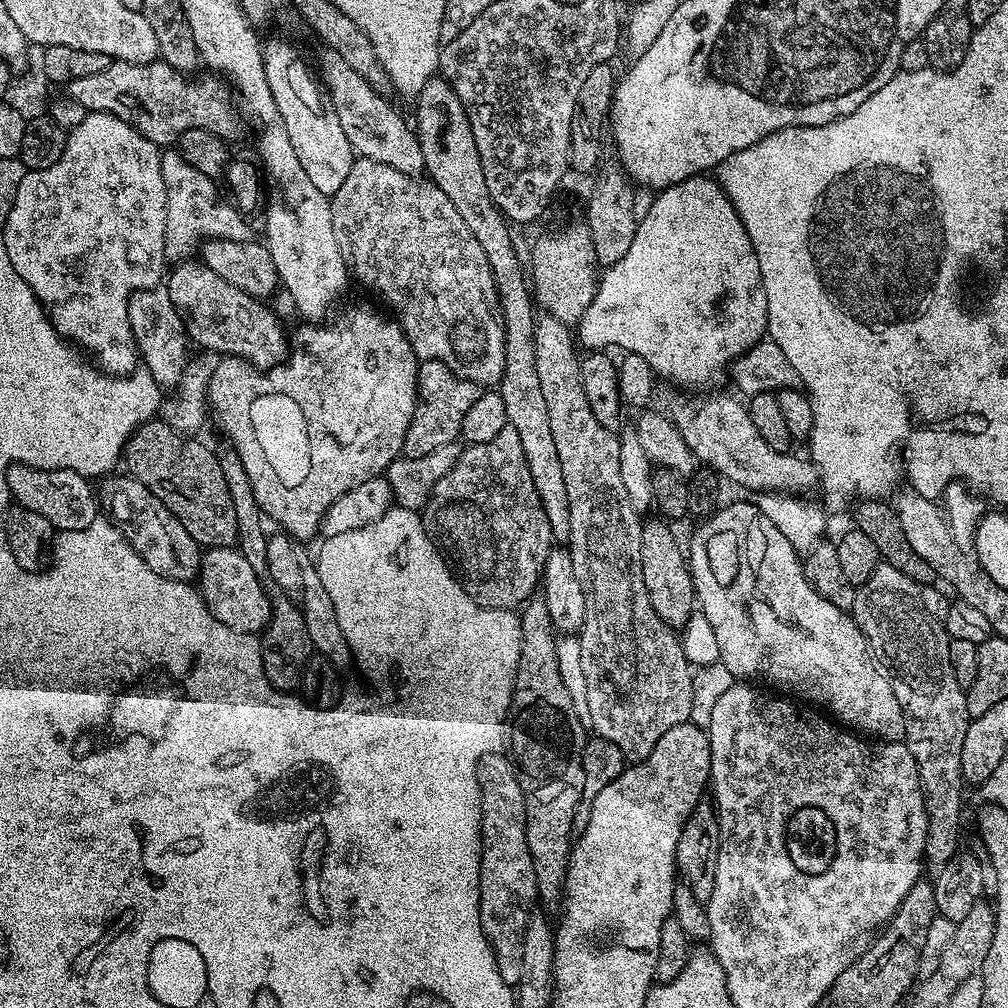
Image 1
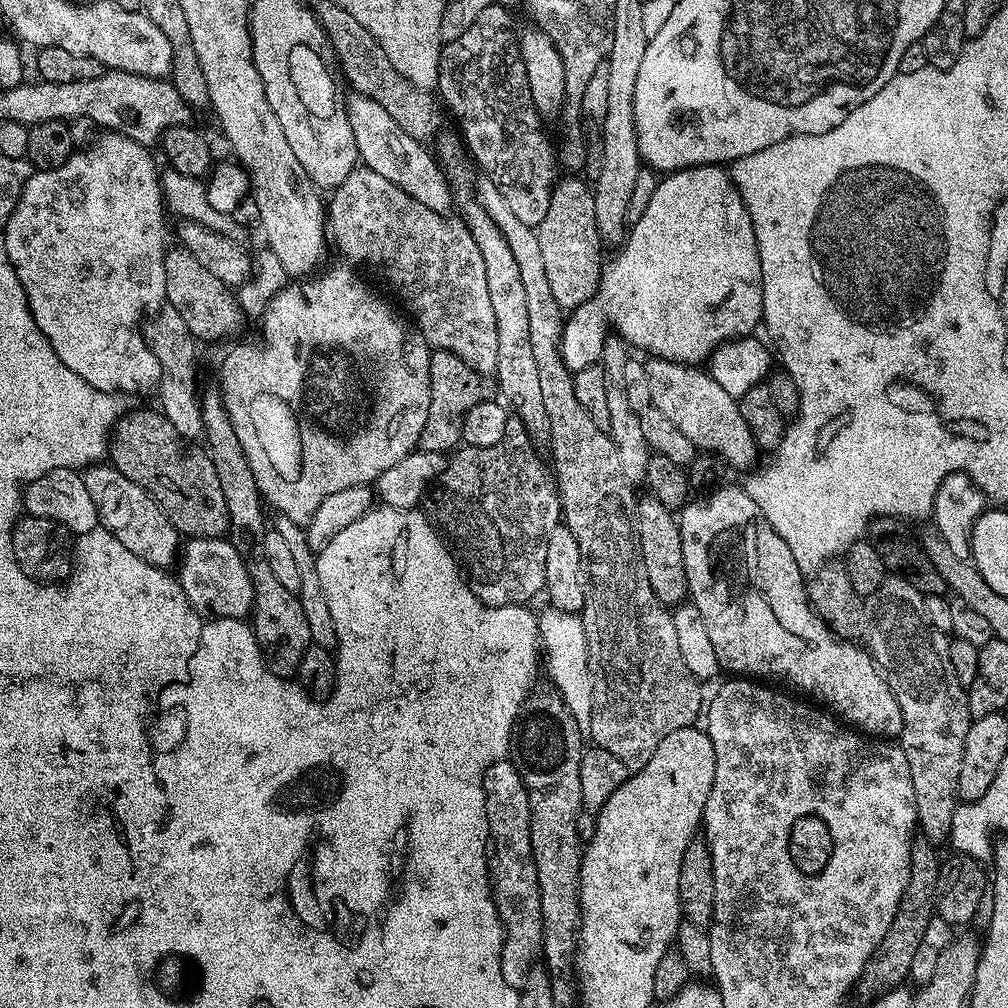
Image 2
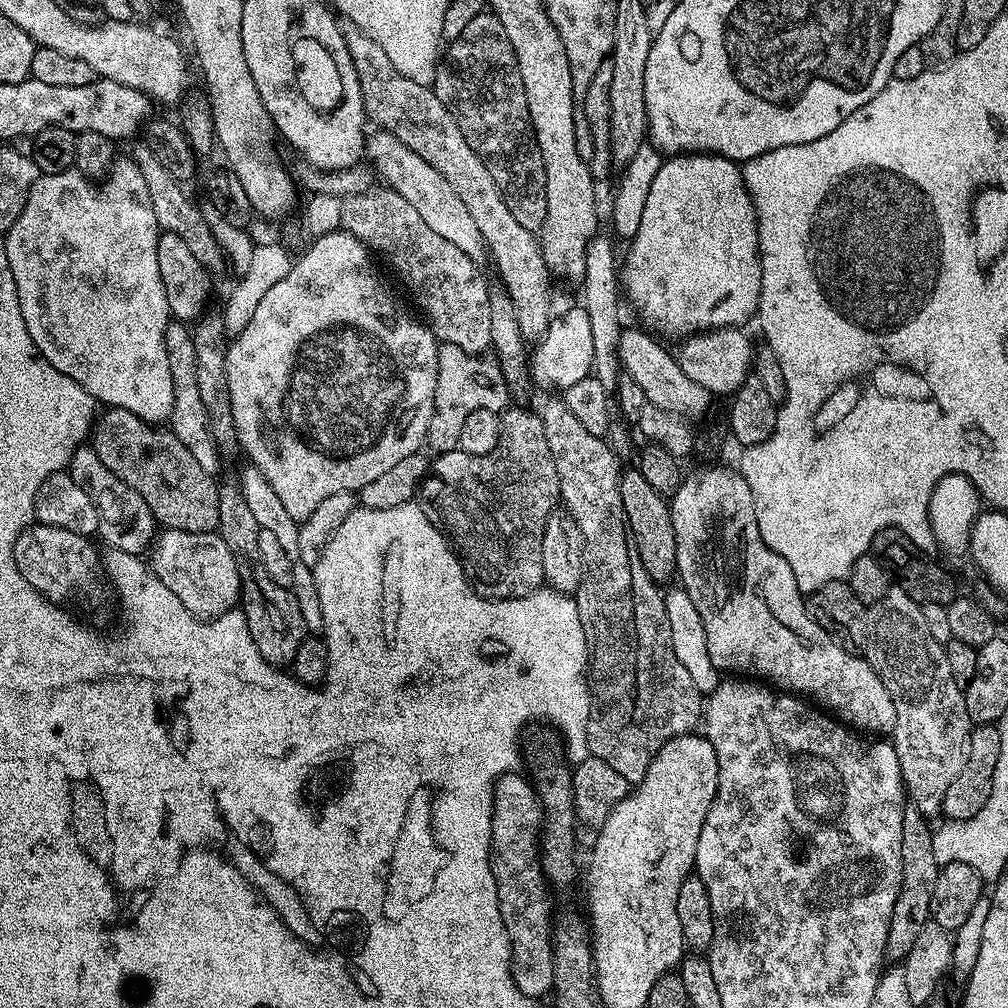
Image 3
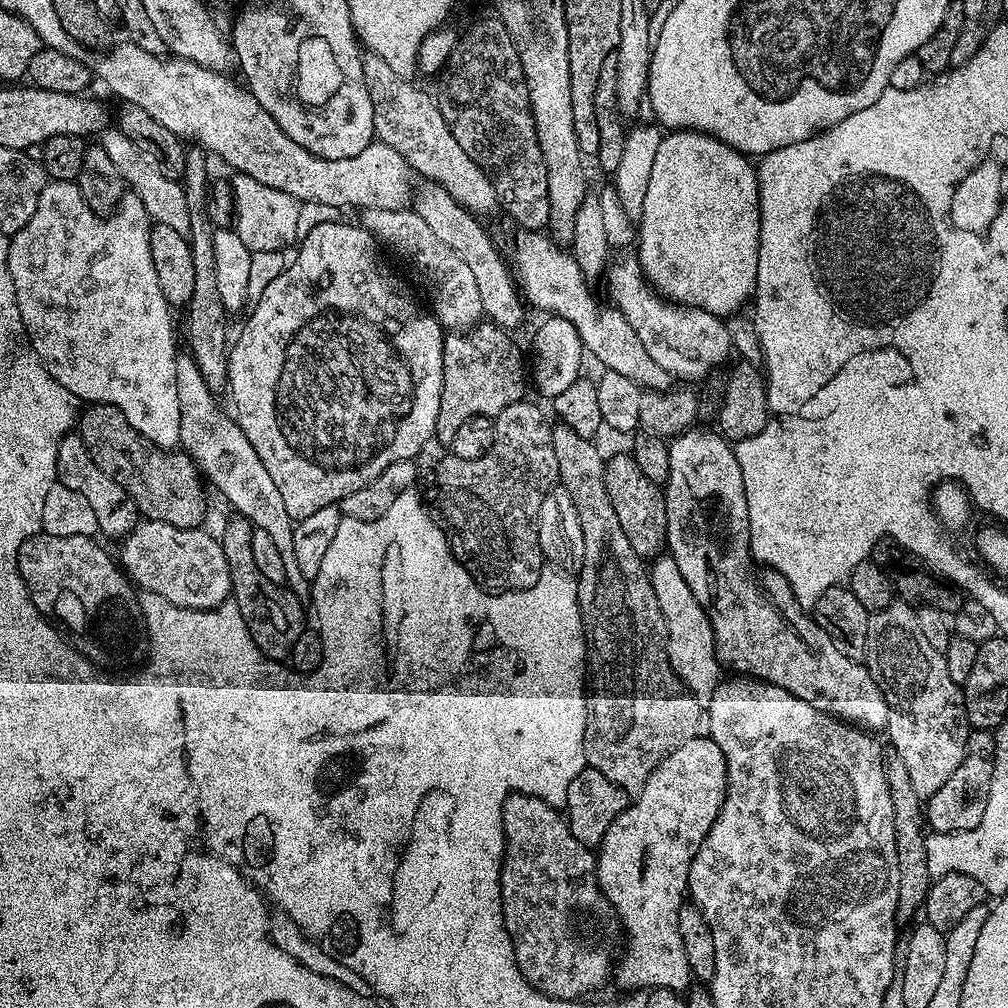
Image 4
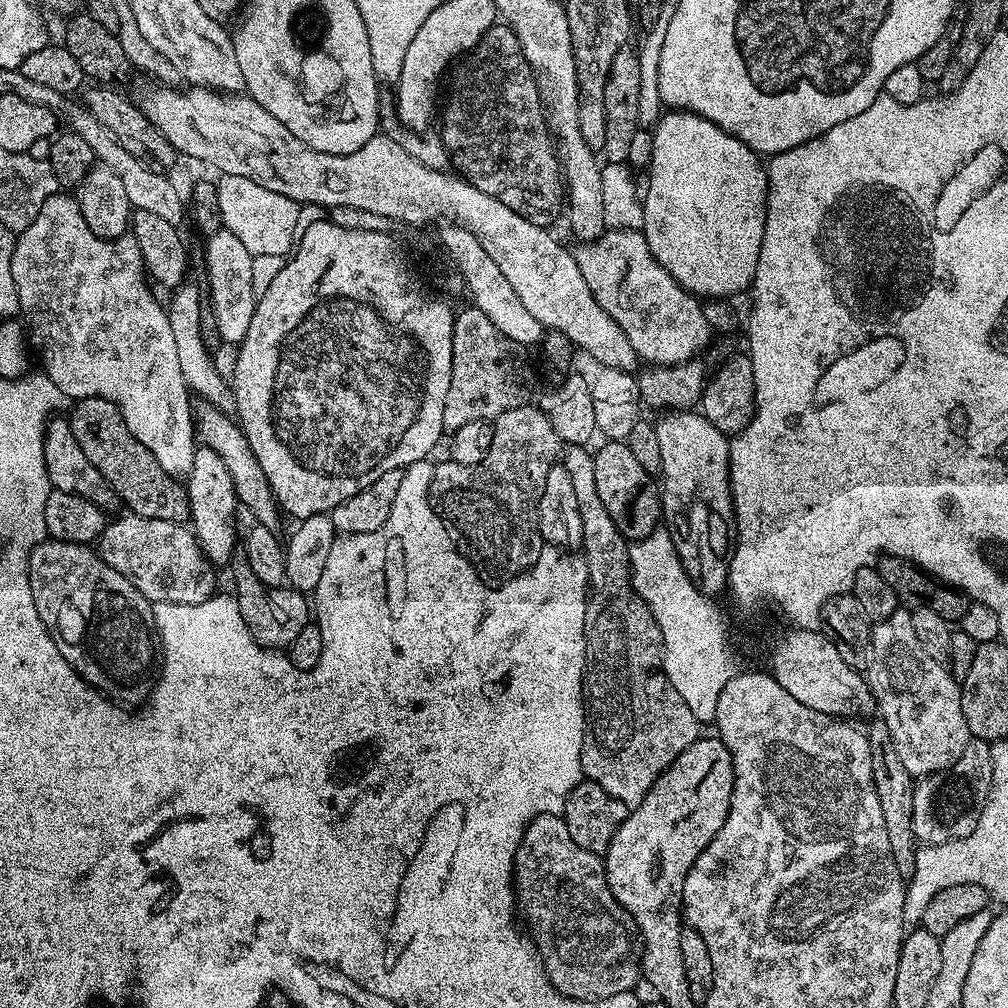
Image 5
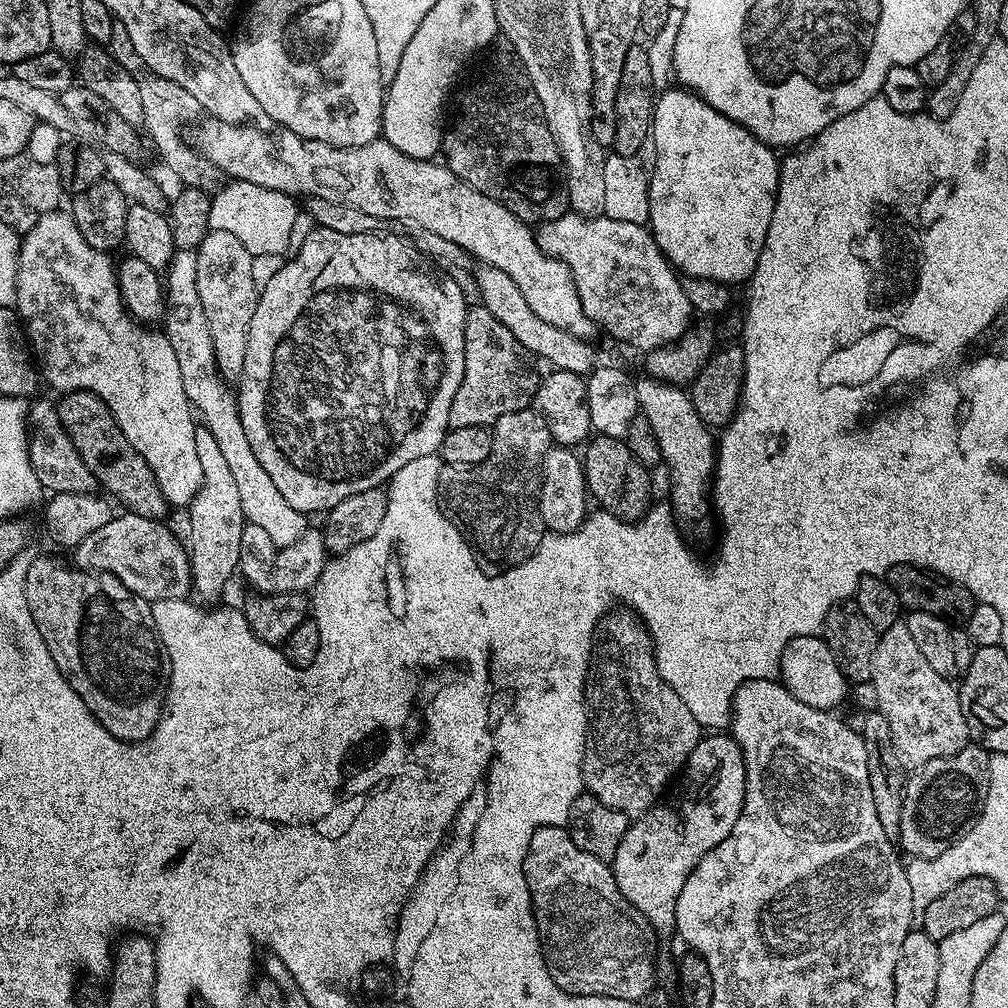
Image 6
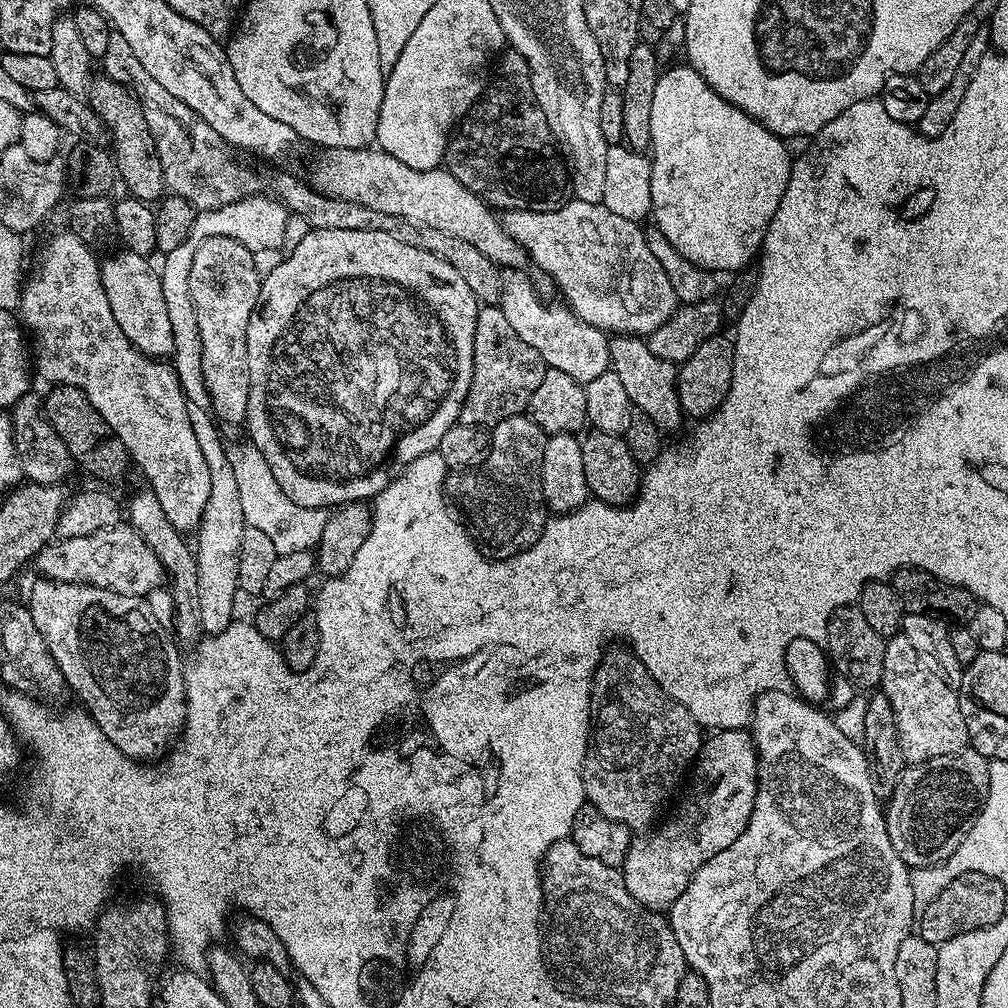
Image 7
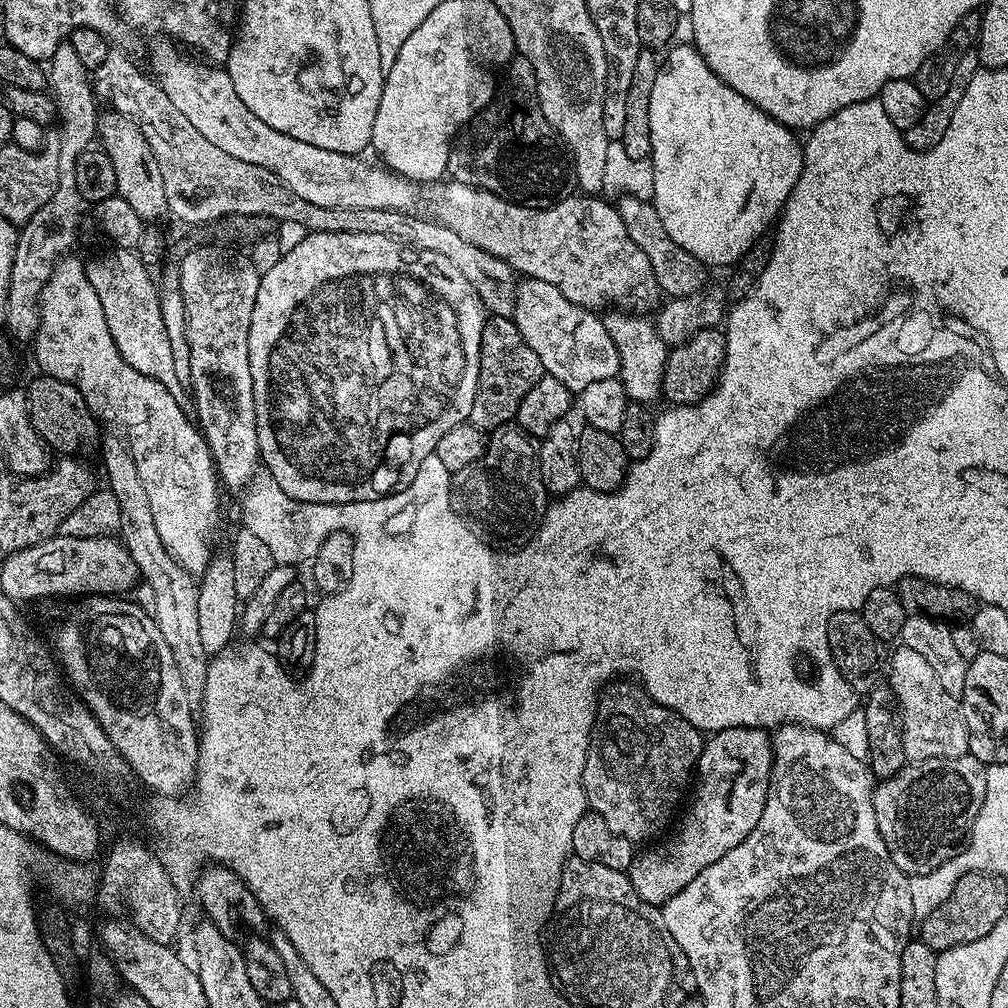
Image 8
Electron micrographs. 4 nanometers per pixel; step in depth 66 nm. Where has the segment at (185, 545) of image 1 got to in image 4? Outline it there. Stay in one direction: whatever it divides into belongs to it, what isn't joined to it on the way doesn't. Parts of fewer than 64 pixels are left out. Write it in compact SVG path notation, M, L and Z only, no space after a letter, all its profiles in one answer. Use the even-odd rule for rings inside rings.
M79 431L69 432L58 446L56 479L62 486L70 486L70 490L78 490L78 494L82 494L86 502L90 502L94 518L98 518L98 526L103 535L123 538L136 527L138 523L136 504L130 498L130 494L126 494L126 490L122 490L122 486L118 486L114 478L110 478L110 474L98 470L94 458L90 458L86 450L86 442L82 442Z

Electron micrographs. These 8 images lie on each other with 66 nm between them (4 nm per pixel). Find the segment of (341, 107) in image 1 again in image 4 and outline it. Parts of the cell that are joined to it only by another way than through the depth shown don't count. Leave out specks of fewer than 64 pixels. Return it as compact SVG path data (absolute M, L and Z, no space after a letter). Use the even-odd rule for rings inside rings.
M431 182L423 186L425 188L421 192L419 189L415 193L414 211L422 218L422 222L426 222L426 226L430 226L430 230L434 230L434 234L438 234L438 238L442 238L442 242L446 242L446 246L450 246L450 250L454 250L454 254L458 254L458 258L462 258L462 262L466 262L467 268L474 274L475 284L478 285L484 316L505 330L518 327L524 320L525 305L522 303L521 293L514 283L513 273L506 260L504 265L499 250L488 237L487 230L480 225L483 223L457 200L450 198L450 194L446 194L442 186Z

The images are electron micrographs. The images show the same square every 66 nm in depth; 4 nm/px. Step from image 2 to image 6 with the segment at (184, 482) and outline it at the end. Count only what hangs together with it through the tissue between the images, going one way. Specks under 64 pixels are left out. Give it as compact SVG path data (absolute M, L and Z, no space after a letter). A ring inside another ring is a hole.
M86 390L66 392L59 399L56 413L60 424L66 430L66 434L70 434L70 442L74 442L74 450L78 450L82 462L90 466L90 474L94 474L97 485L105 488L103 491L117 505L124 504L120 506L127 511L142 518L163 521L164 515L170 511L169 502L158 486L150 466L146 466L146 458L142 458L142 454L138 454L138 450L134 450L134 446L126 442L126 434L122 434L106 402L102 402L102 398Z

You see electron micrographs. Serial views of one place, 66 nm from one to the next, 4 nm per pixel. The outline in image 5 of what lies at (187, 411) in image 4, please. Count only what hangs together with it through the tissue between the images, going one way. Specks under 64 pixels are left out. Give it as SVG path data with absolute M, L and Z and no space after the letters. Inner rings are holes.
M197 403L194 408L194 429L197 441L201 445L209 447L210 450L214 450L214 453L222 458L223 465L226 466L230 478L233 479L236 498L242 505L243 511L245 508L253 516L251 519L255 523L273 530L279 529L282 509L276 503L270 482L266 478L266 474L262 474L262 466L258 466L258 458L254 458L239 425L230 416L229 418L226 416L229 415L221 409L215 408L212 404Z

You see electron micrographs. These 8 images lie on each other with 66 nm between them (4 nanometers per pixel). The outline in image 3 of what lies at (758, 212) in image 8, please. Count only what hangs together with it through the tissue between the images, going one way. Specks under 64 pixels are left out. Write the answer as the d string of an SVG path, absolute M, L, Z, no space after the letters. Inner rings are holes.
M711 154L669 155L659 165L637 234L627 246L628 257L622 260L622 292L649 329L657 328L675 338L684 338L714 328L744 326L751 316L753 319L757 315L762 266L756 207L752 205L737 161Z

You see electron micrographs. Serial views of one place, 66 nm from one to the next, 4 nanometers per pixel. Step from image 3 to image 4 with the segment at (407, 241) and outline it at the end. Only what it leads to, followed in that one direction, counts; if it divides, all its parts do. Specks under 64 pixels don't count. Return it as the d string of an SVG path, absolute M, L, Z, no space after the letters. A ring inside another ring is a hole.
M365 208L362 216L362 227L376 237L387 251L389 248L390 251L397 252L408 263L409 270L420 279L421 286L432 299L430 311L441 328L464 332L475 329L481 323L484 307L482 298L478 295L478 285L474 282L474 274L467 268L466 262L462 262L462 258L458 258L458 254L454 254L454 250L450 250L450 246L446 246L446 242L442 242L442 238L438 238L430 226L426 226L426 222L422 222L417 212L408 208Z

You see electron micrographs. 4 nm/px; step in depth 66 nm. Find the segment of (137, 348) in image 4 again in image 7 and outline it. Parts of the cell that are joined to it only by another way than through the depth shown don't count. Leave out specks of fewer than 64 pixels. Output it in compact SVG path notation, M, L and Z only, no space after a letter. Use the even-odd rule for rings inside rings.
M69 230L56 232L44 244L44 249L40 252L40 261L36 264L36 273L32 276L32 281L23 285L20 293L19 315L22 317L23 323L26 325L27 331L30 333L31 339L36 339L36 348L34 344L34 368L44 380L49 380L49 385L55 386L65 384L66 386L74 386L78 390L82 390L86 394L86 398L94 406L94 410L98 410L98 414L102 414L102 418L106 422L106 426L110 426L110 430L114 436L120 439L122 446L126 446L131 463L140 467L140 472L145 476L147 487L152 489L153 494L158 498L158 506L162 506L163 513L166 518L175 526L181 534L191 533L196 530L206 508L206 500L210 495L210 471L207 470L206 461L202 458L202 452L198 448L197 439L194 438L193 427L190 426L189 415L187 414L188 401L184 398L184 391L180 389L180 379L176 377L176 370L171 363L165 362L160 358L153 358L142 353L126 338L126 334L119 329L118 322L114 320L114 314L111 313L109 299L106 298L106 290L100 281L101 261L96 258L97 253L93 249L85 245L81 238L78 238Z

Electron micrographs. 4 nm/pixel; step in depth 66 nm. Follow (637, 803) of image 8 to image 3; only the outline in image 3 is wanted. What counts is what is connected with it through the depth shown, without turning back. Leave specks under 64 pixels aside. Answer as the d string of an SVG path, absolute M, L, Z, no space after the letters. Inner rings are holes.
M556 398L556 400L546 401L544 408L542 407L540 412L540 417L546 430L546 443L550 445L550 454L554 454L554 466L558 466L560 500L568 515L574 518L578 530L582 534L582 546L584 547L584 553L582 554L582 562L584 563L582 582L575 590L574 599L576 609L580 615L580 621L584 627L584 637L588 643L589 650L586 675L590 681L592 709L588 711L588 725L586 726L588 750L591 755L602 758L602 762L606 762L609 766L614 766L614 770L618 770L618 774L622 774L622 778L626 778L629 785L635 786L644 777L650 762L656 757L658 750L662 750L662 746L666 742L697 731L698 725L702 720L702 694L694 686L694 678L690 678L690 670L686 670L686 666L682 666L682 662L678 662L678 654L674 654L674 642L670 634L670 618L664 605L661 589L656 589L659 588L657 581L652 580L650 574L646 574L646 570L640 561L638 550L635 544L632 543L632 534L628 530L626 514L622 506L622 494L620 493L622 465L616 461L618 459L617 453L605 437L590 434L590 430L586 430L586 426L582 426L582 422L578 422L578 418L574 418L574 414L566 407L563 399Z

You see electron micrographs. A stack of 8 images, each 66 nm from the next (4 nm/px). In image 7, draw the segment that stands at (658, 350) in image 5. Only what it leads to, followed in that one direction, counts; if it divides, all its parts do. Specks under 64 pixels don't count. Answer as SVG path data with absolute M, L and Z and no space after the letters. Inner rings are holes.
M572 198L567 204L554 210L508 210L503 213L502 223L510 238L524 249L527 259L533 260L564 295L563 303L582 322L601 328L605 334L623 334L646 338L662 326L676 312L678 301L666 270L662 270L658 258L650 251L644 237L645 229L630 218L622 218L608 210L604 204L582 202Z

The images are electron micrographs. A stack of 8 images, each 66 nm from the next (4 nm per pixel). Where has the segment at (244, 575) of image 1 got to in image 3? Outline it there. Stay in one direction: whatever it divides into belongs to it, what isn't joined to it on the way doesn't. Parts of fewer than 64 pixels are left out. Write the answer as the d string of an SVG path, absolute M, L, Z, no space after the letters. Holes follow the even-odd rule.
M164 528L150 549L150 567L162 586L174 590L174 598L191 616L205 622L233 611L240 602L240 579L234 554L222 542L219 531L187 532Z

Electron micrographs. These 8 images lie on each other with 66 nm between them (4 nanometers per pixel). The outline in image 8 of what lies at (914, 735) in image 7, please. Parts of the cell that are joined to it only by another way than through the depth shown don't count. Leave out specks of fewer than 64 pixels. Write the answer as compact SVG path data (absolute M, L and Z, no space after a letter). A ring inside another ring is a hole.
M903 646L891 653L890 667L886 672L887 687L894 690L900 703L900 713L904 719L905 761L933 760L934 758L958 758L969 755L968 727L964 715L960 713L957 697L951 696L942 686L934 666L918 654L918 650L910 650Z

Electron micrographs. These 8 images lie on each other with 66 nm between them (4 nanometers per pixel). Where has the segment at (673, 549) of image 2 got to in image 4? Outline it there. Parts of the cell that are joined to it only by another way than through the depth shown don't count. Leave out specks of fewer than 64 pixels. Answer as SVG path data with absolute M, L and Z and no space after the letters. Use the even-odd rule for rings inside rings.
M627 452L617 456L608 456L604 462L606 478L606 494L610 494L614 514L618 514L618 522L630 546L634 546L634 554L641 558L655 558L665 551L668 542L666 530L666 502L664 489L661 485L650 482L646 474L638 467L638 462Z

